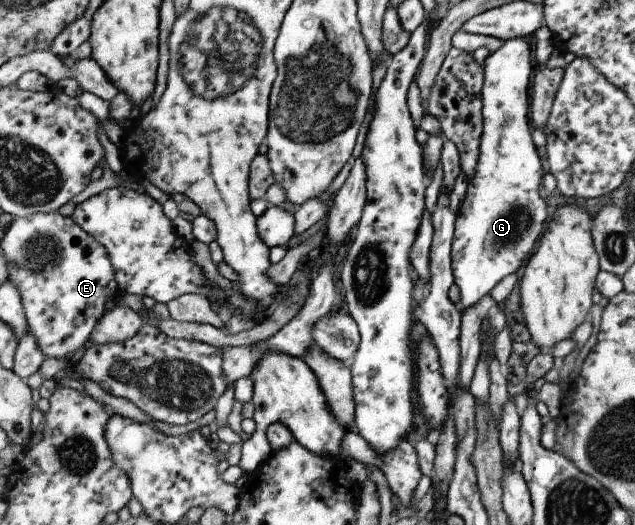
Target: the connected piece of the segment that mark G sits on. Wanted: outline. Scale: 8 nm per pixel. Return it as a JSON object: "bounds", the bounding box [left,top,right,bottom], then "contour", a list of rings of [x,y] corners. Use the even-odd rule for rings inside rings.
{"bounds":[452,37,546,310],"contour":[[[526,37],[506,39],[504,43],[485,59],[485,87],[483,88],[483,115],[485,128],[481,140],[481,158],[476,175],[467,183],[467,192],[457,210],[455,239],[452,259],[455,284],[460,287],[462,310],[476,307],[490,295],[494,285],[504,276],[515,273],[516,269],[530,257],[534,243],[538,243],[544,234],[546,223],[546,205],[538,195],[538,183],[542,177],[540,159],[534,151],[528,127],[528,75],[530,75],[530,47],[524,41]]]}

